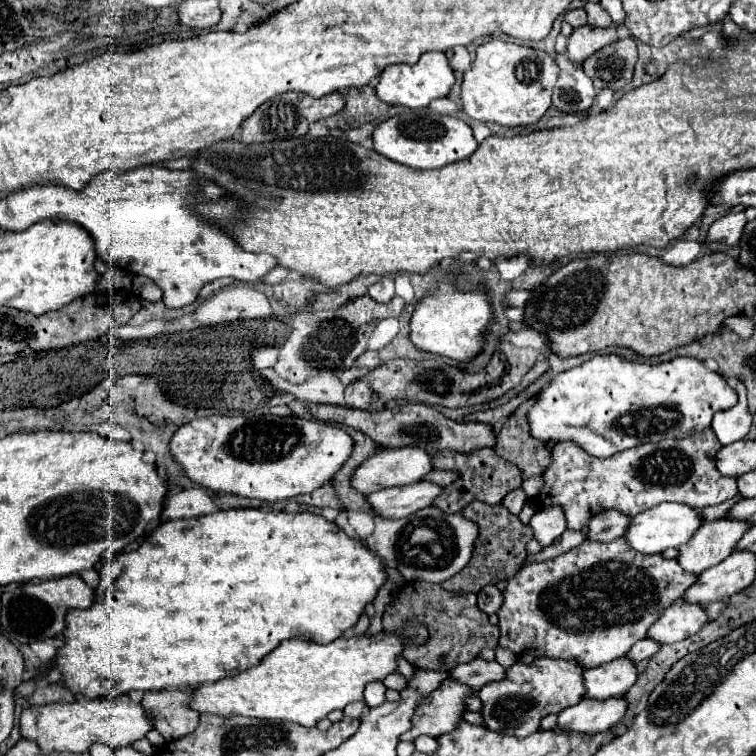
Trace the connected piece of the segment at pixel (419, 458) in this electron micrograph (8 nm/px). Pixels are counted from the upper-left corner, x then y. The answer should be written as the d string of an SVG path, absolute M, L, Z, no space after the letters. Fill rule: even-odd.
M399 447L393 451L377 451L373 457L369 457L355 473L353 473L353 487L361 491L363 495L375 493L385 487L397 487L397 485L409 485L421 481L429 471L433 471L433 459L435 453L423 449L423 447Z

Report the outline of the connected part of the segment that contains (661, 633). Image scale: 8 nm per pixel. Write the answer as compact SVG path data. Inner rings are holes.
M675 603L663 611L657 623L649 629L647 637L659 643L677 643L701 631L707 623L709 623L709 615L701 605Z

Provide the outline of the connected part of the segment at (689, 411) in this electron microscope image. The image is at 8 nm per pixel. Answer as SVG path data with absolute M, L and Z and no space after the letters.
M595 355L587 363L559 373L541 393L537 403L529 409L531 435L541 441L575 441L595 457L615 455L617 451L637 447L649 441L683 439L691 433L703 431L711 425L717 411L729 409L737 403L735 389L719 375L709 371L703 361L695 357L675 357L665 363L649 365L635 363L621 355Z

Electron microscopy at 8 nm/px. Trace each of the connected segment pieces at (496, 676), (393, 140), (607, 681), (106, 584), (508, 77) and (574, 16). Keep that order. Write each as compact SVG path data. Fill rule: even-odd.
M477 657L469 663L461 663L455 669L451 669L451 679L465 683L471 689L479 691L485 683L505 679L505 669L497 661L485 661L485 659Z
M407 109L401 115L383 121L373 133L373 143L377 153L413 169L439 169L443 165L471 157L479 147L471 127L465 121L433 113L429 109Z
M619 657L611 663L603 663L601 667L587 669L583 673L587 697L607 699L625 695L629 687L637 681L637 665L629 657Z
M229 509L229 511L215 511L211 515L203 515L197 519L175 519L165 521L153 529L149 537L141 543L137 551L113 555L102 561L101 581L95 589L95 603L89 609L73 609L67 613L67 629L63 631L65 647L55 657L55 667L63 673L63 683L71 687L77 695L87 697L119 697L133 689L141 691L161 691L161 689L183 689L183 687L197 687L201 683L213 683L217 679L239 675L255 663L261 663L269 651L277 649L281 641L295 637L295 635L311 635L317 643L331 643L333 639L341 637L347 629L355 627L359 617L363 615L365 607L377 597L379 589L387 581L387 569L383 559L377 559L361 541L351 539L343 529L335 523L327 521L325 517L299 511L263 511L263 509Z
M487 41L477 47L473 67L463 77L463 111L473 119L491 121L507 127L533 125L551 107L551 95L559 73L561 71L557 63L553 63L553 55L545 51L509 41Z
M573 9L573 11L567 11L565 13L565 21L571 25L571 27L581 27L581 25L585 25L587 23L587 15L585 15L585 11L583 9Z

